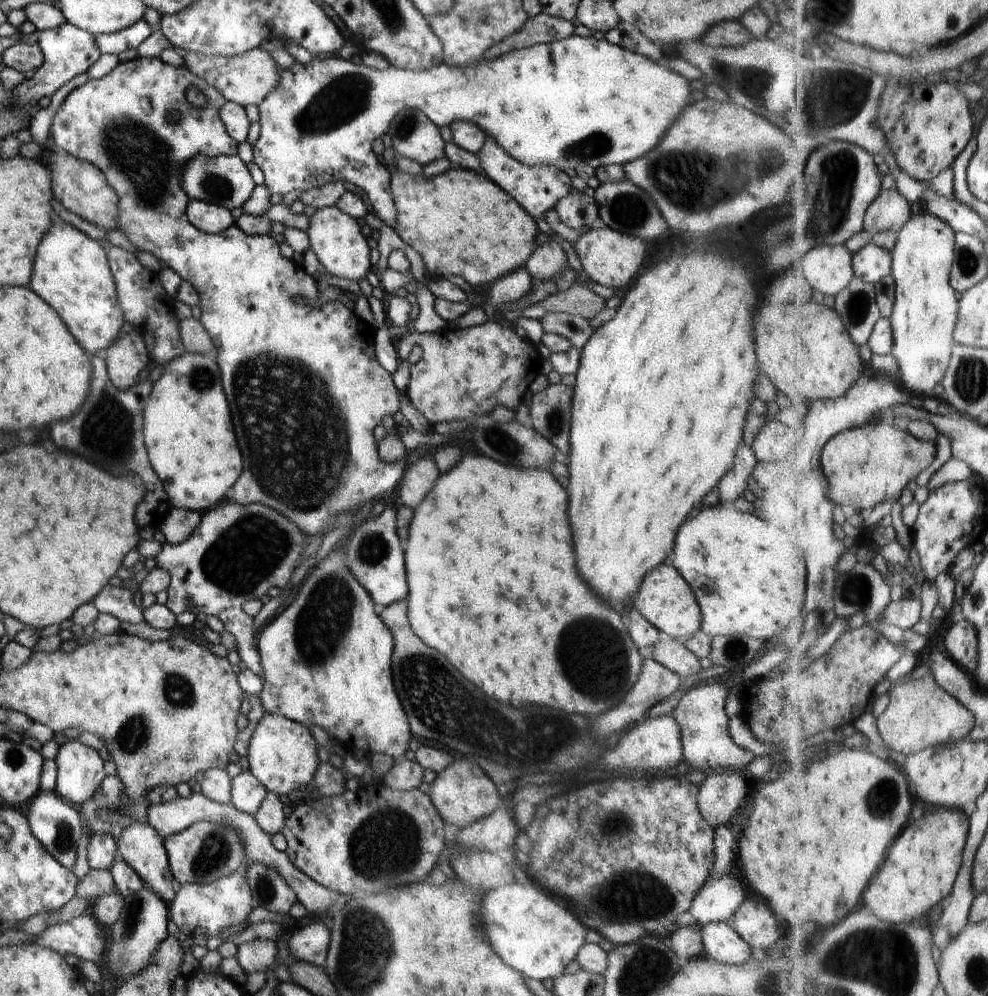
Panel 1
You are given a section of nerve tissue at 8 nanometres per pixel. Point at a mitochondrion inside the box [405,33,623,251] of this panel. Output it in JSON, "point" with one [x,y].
{"point":[597,143]}

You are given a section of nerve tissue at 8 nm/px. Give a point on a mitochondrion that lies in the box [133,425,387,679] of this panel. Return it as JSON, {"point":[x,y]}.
{"point":[247,552]}

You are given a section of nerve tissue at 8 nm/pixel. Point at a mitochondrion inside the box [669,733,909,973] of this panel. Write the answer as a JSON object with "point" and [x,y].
{"point":[881,800]}

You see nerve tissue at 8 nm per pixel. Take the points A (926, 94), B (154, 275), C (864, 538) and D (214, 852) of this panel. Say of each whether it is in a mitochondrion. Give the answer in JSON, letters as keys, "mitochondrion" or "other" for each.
{"A":"other","B":"other","C":"other","D":"mitochondrion"}

